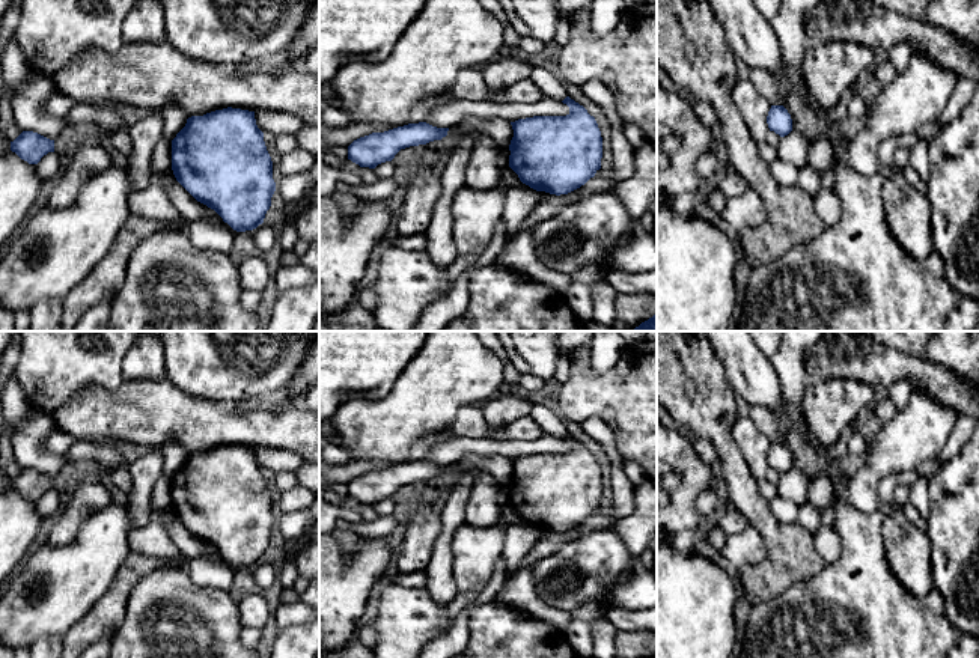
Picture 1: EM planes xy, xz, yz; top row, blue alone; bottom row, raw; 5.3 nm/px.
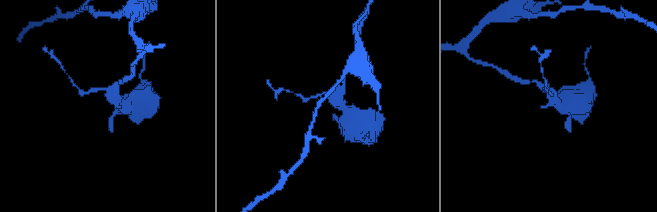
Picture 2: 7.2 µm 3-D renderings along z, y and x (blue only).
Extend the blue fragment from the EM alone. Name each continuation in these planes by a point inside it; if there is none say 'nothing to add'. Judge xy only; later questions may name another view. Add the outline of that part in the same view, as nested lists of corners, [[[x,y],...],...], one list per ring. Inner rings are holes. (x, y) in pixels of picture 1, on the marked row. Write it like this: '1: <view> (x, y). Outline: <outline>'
nothing to add

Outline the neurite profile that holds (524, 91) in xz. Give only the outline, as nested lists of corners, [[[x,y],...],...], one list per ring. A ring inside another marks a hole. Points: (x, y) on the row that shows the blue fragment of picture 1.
[[[530,78],[520,80],[505,90],[491,93],[499,102],[518,102],[518,104],[538,102],[545,96],[542,90]]]

